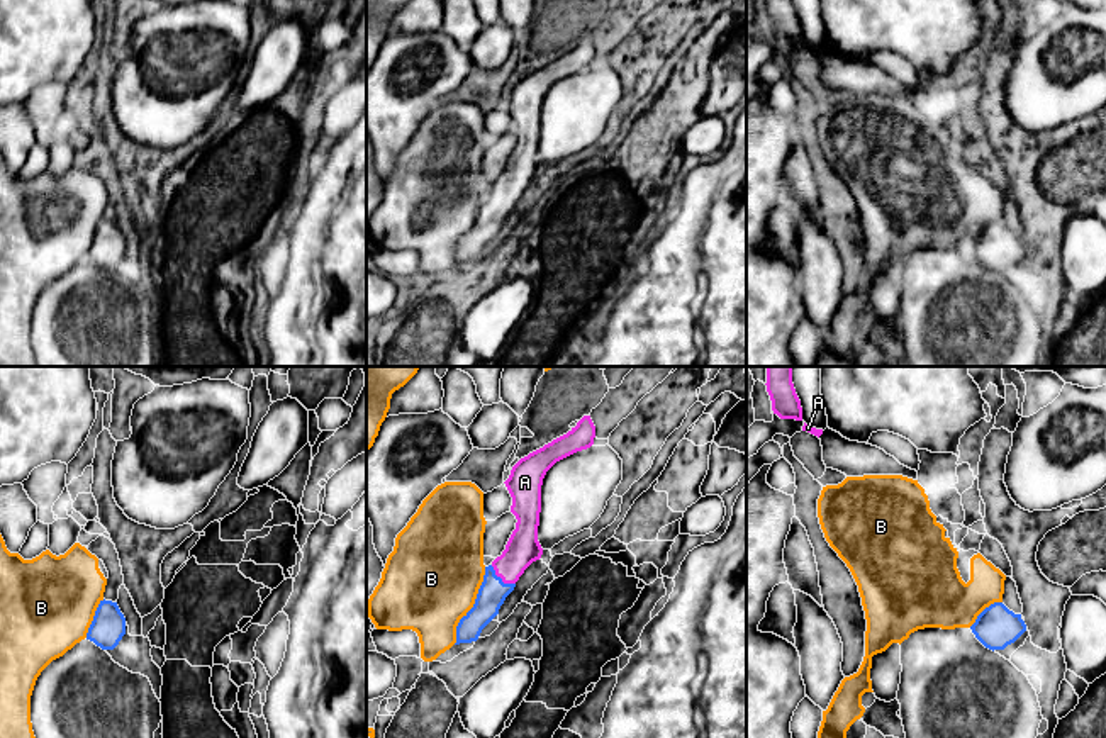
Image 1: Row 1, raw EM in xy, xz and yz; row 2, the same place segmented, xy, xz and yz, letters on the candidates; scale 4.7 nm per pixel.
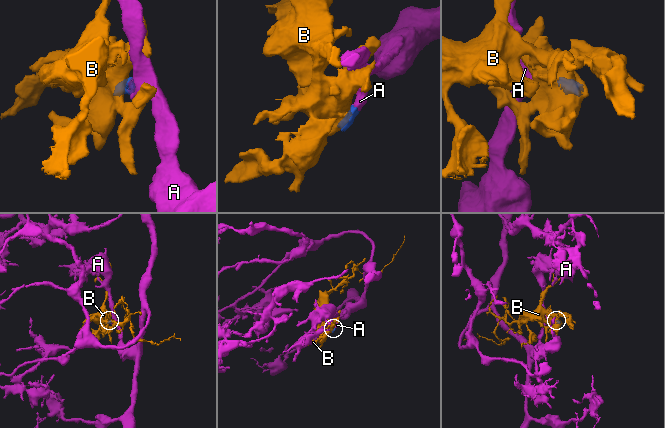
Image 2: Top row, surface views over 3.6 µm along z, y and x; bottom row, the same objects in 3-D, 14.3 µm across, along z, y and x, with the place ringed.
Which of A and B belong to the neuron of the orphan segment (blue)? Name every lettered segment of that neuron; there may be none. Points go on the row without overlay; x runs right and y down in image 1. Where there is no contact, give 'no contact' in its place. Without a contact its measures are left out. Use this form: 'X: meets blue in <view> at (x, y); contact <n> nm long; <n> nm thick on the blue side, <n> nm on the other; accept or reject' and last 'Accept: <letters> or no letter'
A: meets blue in xz at (501, 199); contact 150 nm long; 140 nm thick on the blue side, 160 nm on the other; accept
B: meets blue in xz at (474, 226); contact 400 nm long; 140 nm thick on the blue side, 460 nm on the other; reject
Accept: A

